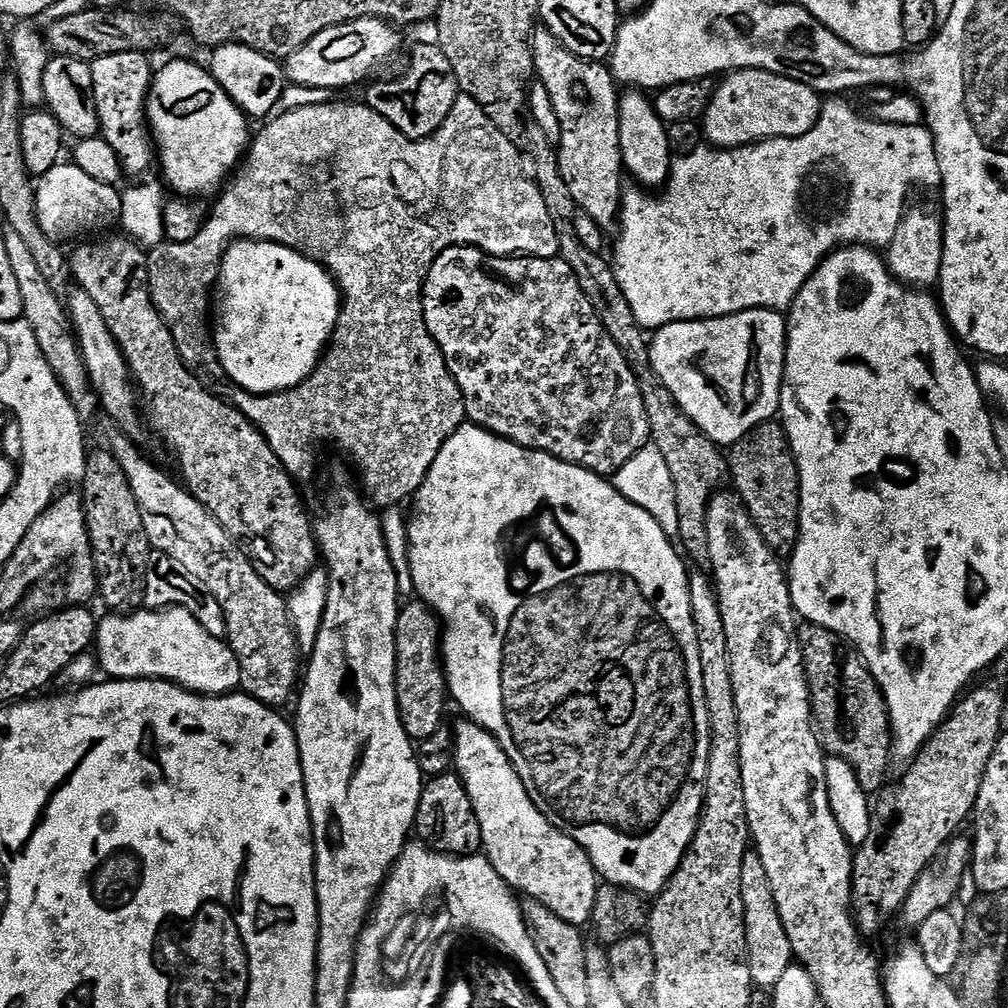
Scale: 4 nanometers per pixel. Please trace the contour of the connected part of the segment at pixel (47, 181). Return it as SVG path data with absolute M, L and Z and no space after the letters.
M61 162L45 176L39 177L36 184L36 209L42 230L57 242L84 236L87 232L100 232L103 228L115 225L121 218L116 214L116 197L121 194L113 185L90 178L75 162Z

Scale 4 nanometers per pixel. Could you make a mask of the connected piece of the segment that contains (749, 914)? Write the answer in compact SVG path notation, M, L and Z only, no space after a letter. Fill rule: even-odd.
M755 850L746 853L742 862L742 906L752 983L757 989L772 990L787 968L794 964L794 957L778 914L778 906L774 902L774 894L770 890L770 878L766 878L766 866L762 866L762 858Z

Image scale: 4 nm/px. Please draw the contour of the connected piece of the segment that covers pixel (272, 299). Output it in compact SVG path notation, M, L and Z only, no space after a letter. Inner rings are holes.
M240 238L229 244L228 251L224 253L224 258L220 261L218 288L219 291L224 291L224 301L220 304L220 324L224 328L215 329L214 350L218 354L220 365L224 367L225 377L231 383L236 384L239 388L244 388L247 392L267 394L269 392L287 392L289 388L299 388L304 380L311 377L312 373L316 371L316 365L322 359L322 353L329 347L342 307L342 293L336 281L332 279L332 273L320 261L295 252L293 248L272 244L269 240Z

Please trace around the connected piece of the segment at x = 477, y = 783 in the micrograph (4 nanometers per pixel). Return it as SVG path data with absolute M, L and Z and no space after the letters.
M468 718L462 720L461 724L455 725L454 728L456 741L454 768L463 780L464 788L470 794L473 806L476 807L482 830L483 855L487 856L494 870L508 883L509 888L517 893L525 892L523 895L527 899L536 900L542 906L546 906L568 924L587 925L592 918L598 887L598 873L592 864L592 859L585 854L582 846L578 846L578 842L574 842L571 834L564 833L563 836L548 821L549 813L537 803L530 788L528 793L519 770L512 765L511 758L504 753L503 746L484 729L487 727L483 723L473 722Z

